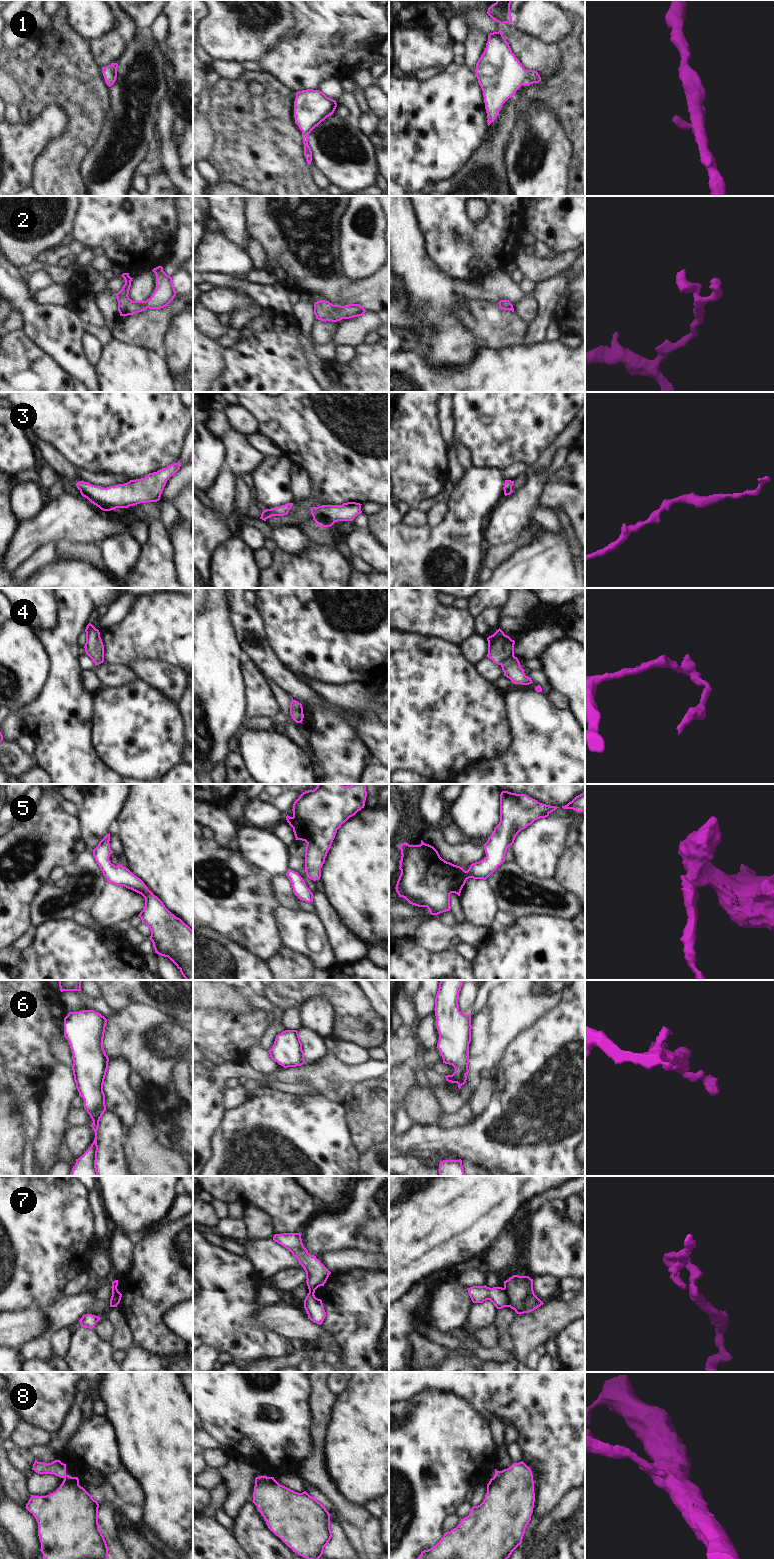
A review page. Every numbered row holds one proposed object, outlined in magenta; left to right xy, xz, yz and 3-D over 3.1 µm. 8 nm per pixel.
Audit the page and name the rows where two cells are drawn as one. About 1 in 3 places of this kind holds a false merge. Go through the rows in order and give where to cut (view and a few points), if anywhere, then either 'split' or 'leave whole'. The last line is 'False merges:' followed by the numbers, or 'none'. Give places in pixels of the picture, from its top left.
1: cut none; leave whole
2: cut none; leave whole
3: cut none; leave whole
4: cut yz (513, 655), (500, 664); split
5: cut none; leave whole
6: cut none; leave whole
7: cut yz (504, 1287), (507, 1293), (508, 1306); split
8: cut xy (66, 1475), (63, 1477); split
False merges: 4, 7, 8

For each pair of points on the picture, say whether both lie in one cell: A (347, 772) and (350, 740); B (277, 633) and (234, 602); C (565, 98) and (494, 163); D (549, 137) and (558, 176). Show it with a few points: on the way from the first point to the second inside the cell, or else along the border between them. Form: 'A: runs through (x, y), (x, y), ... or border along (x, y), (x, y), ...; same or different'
A: runs through (347, 764), (347, 748); same
B: border along (254, 606), (262, 620), (265, 638), (269, 646); different
C: runs through (540, 98), (529, 98), (506, 121), (498, 138); same
D: runs through (549, 147), (549, 166); same

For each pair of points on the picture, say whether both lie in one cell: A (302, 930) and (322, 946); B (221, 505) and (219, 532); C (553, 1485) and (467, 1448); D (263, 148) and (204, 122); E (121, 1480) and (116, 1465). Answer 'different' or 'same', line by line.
A: same
B: different
C: different
D: different
E: different

